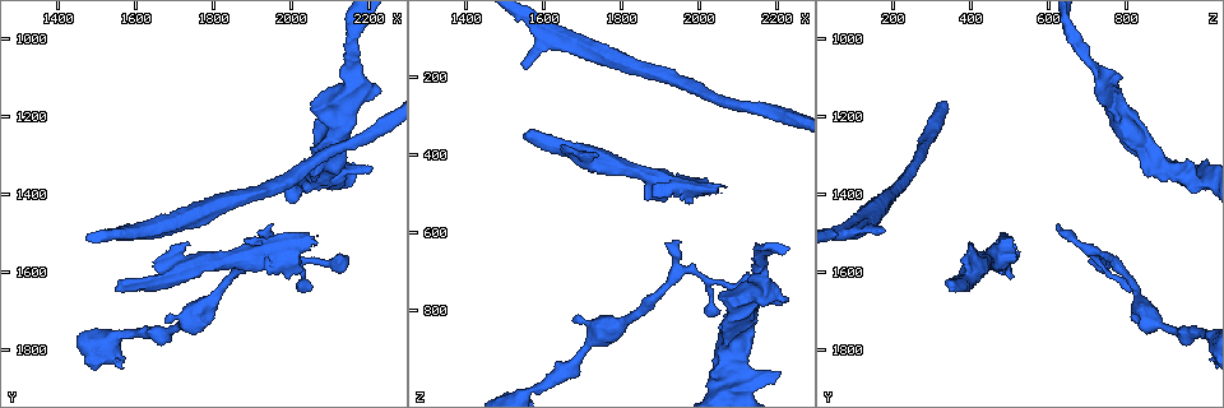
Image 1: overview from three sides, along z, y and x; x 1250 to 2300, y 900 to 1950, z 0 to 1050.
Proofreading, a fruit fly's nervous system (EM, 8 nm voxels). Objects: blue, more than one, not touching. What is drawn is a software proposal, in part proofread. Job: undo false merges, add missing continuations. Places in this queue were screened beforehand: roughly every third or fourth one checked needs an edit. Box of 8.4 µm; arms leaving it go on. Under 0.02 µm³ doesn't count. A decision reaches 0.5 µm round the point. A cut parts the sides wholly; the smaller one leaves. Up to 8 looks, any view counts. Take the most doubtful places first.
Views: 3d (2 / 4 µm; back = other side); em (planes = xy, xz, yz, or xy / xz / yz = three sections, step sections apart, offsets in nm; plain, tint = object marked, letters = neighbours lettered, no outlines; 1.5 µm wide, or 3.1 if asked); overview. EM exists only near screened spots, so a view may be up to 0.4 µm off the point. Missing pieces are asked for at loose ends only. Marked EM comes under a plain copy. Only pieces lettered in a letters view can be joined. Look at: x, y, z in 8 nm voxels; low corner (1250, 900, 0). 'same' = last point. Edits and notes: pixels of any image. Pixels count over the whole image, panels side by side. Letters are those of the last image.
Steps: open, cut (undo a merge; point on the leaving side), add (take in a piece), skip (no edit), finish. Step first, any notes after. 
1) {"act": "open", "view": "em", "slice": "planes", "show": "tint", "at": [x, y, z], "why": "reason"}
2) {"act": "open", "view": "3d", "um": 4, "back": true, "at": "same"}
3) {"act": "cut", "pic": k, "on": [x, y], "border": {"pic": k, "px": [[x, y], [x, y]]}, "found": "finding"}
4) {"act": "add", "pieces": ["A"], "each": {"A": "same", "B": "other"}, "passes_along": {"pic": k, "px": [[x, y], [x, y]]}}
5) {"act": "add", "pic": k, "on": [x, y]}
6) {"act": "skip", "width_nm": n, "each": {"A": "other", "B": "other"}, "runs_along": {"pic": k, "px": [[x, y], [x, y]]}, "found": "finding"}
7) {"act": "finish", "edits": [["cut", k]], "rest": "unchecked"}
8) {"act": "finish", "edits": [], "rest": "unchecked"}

{"act": "open", "view": "em", "slice": "planes", "show": "letters", "at": [2065, 1515, 480], "why": "stops while still wide"}

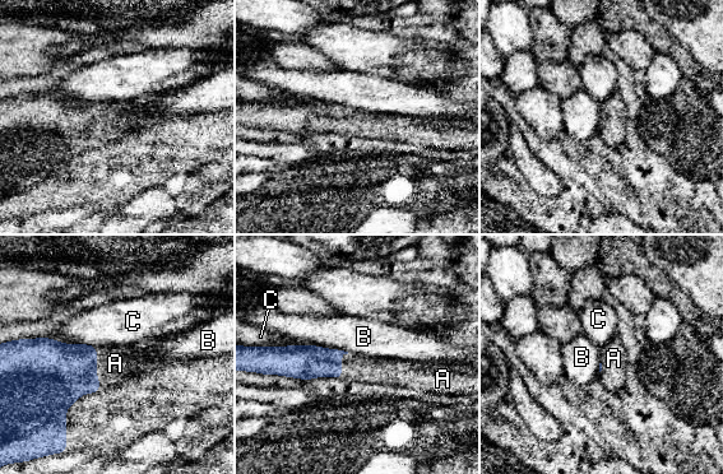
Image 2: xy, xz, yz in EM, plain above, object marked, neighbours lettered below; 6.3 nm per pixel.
{"act": "add", "pieces": ["A"], "longest_contact_nm": ["C", 300], "each": {"A": "same", "B": "other", "C": "other"}, "found": "it goes on there"}

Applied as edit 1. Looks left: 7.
{"act": "open", "view": "em", "slice": "planes", "show": "letters", "at": [2225, 1125, 775], "why": "stops while still wide"}

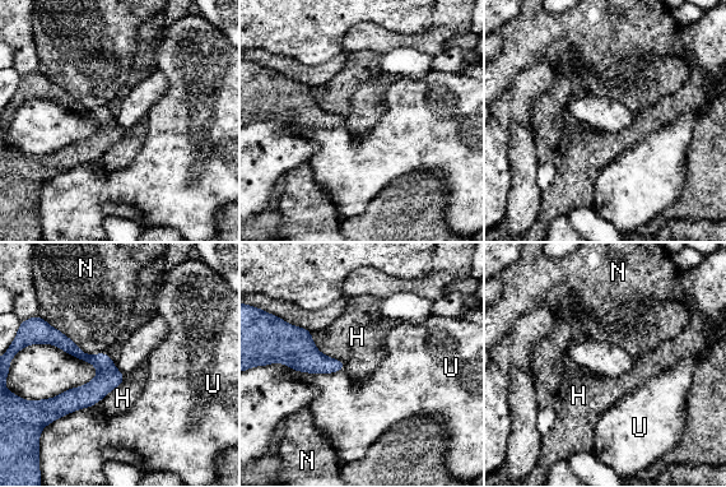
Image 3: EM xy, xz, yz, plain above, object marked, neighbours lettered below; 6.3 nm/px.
{"act": "skip", "each": {"H": "other", "N": "other", "U": "other"}, "border": {"pic": 3, "px": [[311, 332], [313, 344], [345, 367]]}, "found": "no lettered piece goes on from it"}

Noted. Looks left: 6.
{"act": "open", "view": "3d", "um": 2, "back": true, "at": [2010, 1650, 805], "why": "branch stops here"}

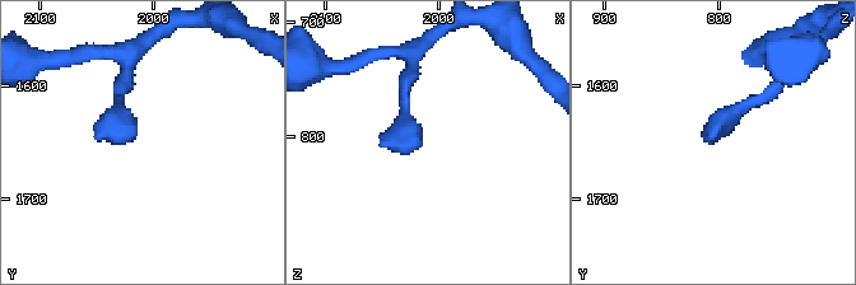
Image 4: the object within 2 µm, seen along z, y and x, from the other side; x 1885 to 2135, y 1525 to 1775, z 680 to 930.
{"act": "open", "view": "em", "slice": "planes", "show": "tint", "at": [2012, 1642, 808], "why": "shape alone is not enough"}

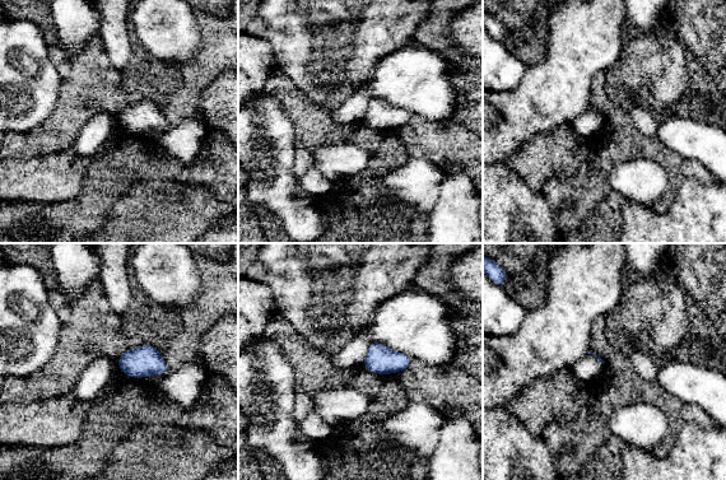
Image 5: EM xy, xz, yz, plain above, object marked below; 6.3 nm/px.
{"act": "open", "view": "em", "slice": "planes", "show": "letters", "at": "same"}

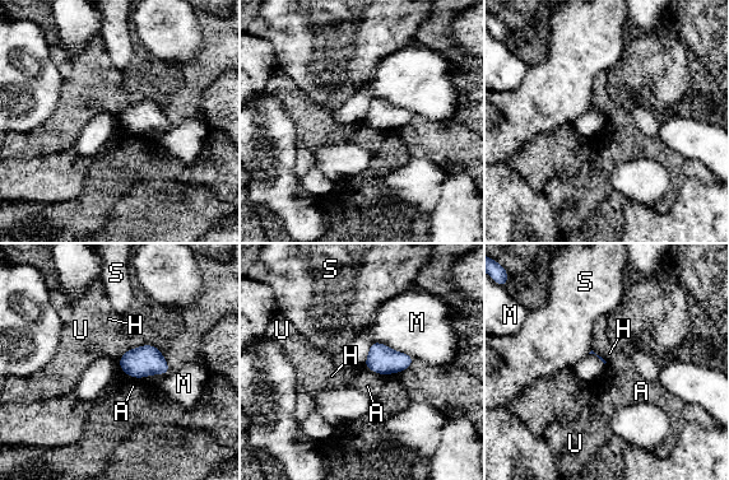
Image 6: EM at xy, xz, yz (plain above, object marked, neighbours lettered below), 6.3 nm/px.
{"act": "skip", "longest_contact_nm": ["M", 300], "each": {"A": "other", "H": "other", "M": "other", "S": "other", "U": "other"}, "found": "no lettered piece goes on from it"}

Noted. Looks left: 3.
{"act": "finish", "edits": [["add", 2]], "rest": "unchecked"}

